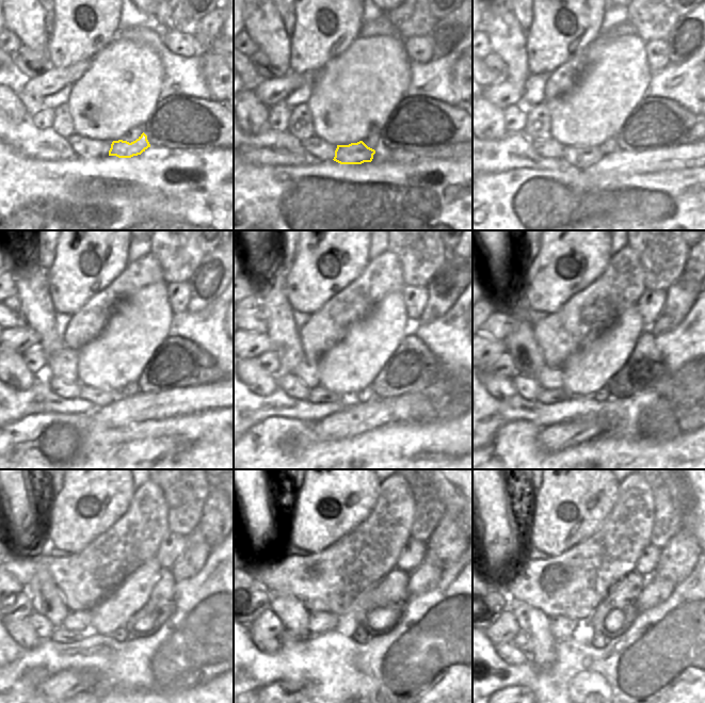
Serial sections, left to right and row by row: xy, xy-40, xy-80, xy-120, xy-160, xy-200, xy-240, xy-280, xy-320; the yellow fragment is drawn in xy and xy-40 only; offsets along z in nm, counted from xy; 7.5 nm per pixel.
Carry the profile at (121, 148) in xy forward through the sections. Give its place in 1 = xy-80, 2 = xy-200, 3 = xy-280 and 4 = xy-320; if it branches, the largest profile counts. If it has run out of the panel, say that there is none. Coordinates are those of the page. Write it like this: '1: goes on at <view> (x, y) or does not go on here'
1: goes on at xy-80 (579, 157)
2: goes on at xy-200 (557, 395)
3: goes on at xy-280 (288, 636)
4: goes on at xy-320 (522, 641)

